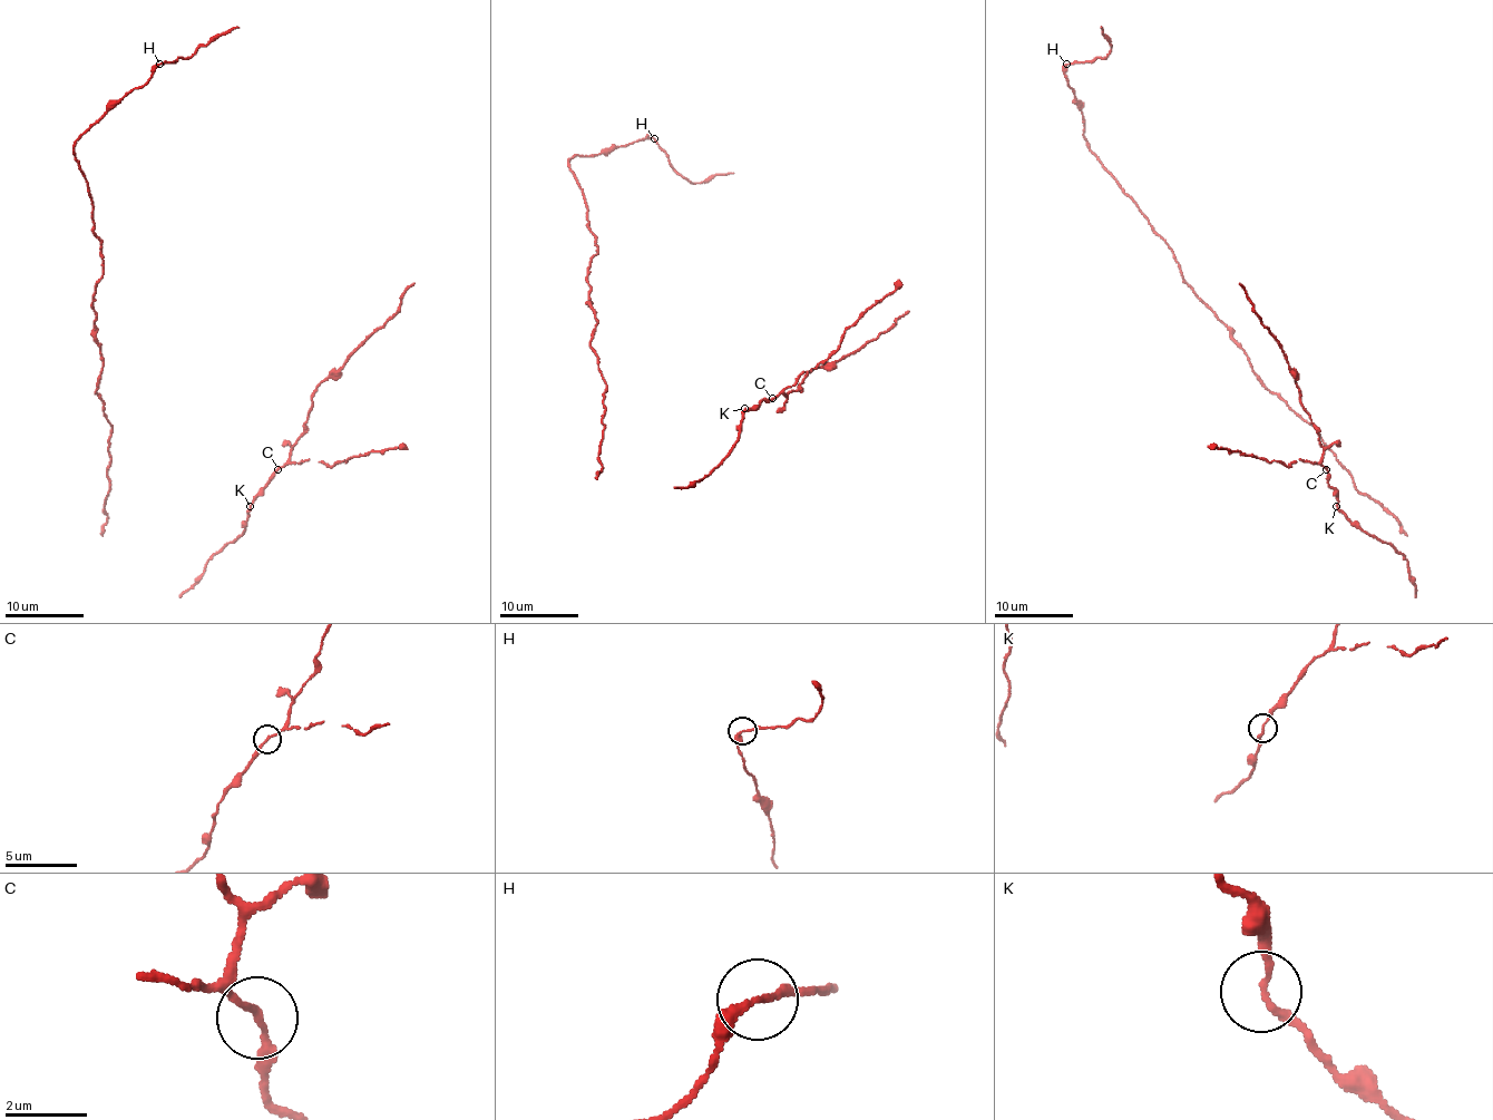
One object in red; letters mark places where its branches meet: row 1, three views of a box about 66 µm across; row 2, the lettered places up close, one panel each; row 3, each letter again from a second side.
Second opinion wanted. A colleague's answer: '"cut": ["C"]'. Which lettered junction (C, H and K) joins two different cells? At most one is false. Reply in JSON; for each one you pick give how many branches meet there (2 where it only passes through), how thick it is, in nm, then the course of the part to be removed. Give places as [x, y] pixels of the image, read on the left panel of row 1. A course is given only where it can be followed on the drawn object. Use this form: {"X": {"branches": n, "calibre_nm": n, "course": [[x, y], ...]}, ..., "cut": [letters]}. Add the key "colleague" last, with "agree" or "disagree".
{"cut": [], "colleague": "disagree"}

